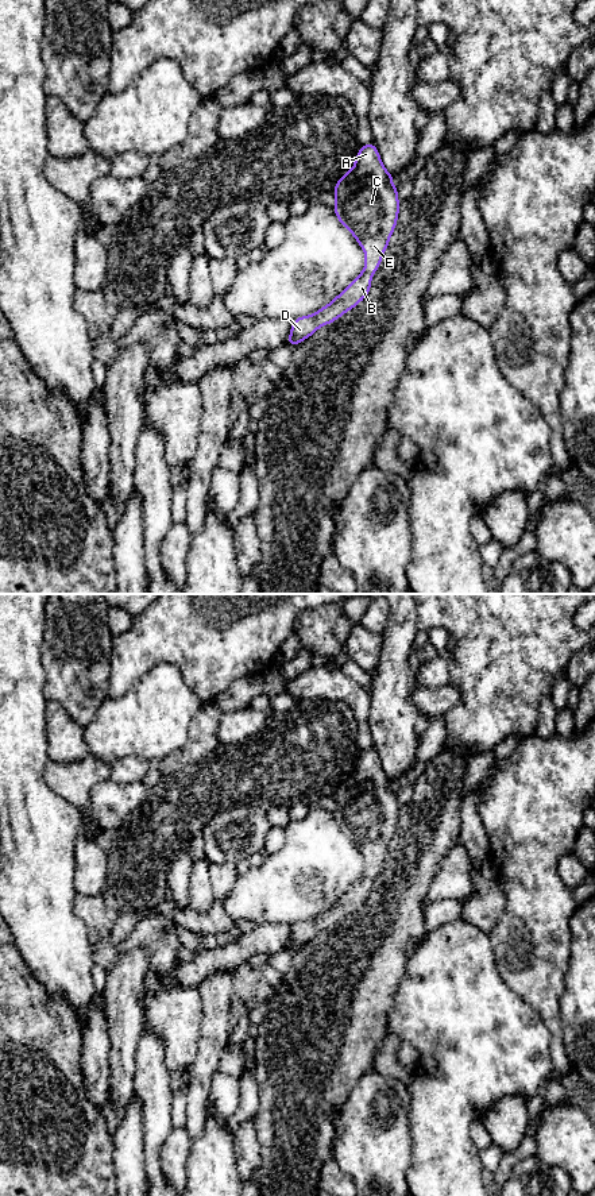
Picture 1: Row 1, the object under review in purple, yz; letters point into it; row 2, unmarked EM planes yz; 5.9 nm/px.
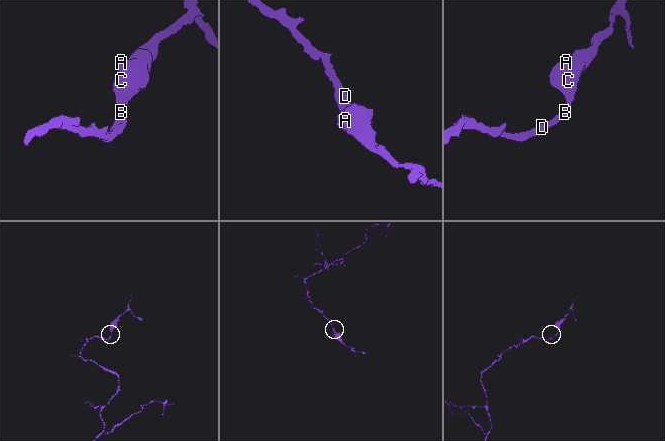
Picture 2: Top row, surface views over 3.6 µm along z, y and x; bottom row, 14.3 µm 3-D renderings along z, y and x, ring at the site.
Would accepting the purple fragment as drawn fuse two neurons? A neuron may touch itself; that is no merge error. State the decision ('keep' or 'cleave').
keep

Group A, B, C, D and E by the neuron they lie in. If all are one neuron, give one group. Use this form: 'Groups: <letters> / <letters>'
Groups: A B C D E

